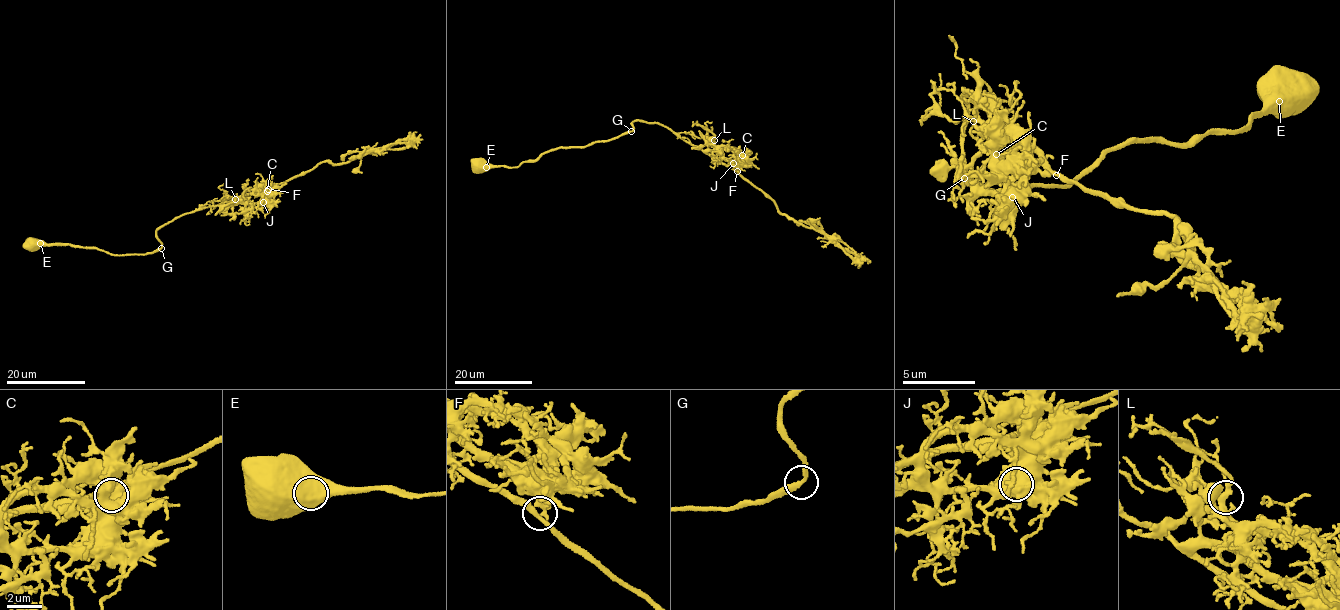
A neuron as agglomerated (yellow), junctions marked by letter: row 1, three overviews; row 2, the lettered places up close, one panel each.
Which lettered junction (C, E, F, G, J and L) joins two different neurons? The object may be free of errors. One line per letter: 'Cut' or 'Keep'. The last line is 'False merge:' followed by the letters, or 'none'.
C: Keep
E: Keep
F: Keep
G: Keep
J: Keep
L: Keep
False merge: none

